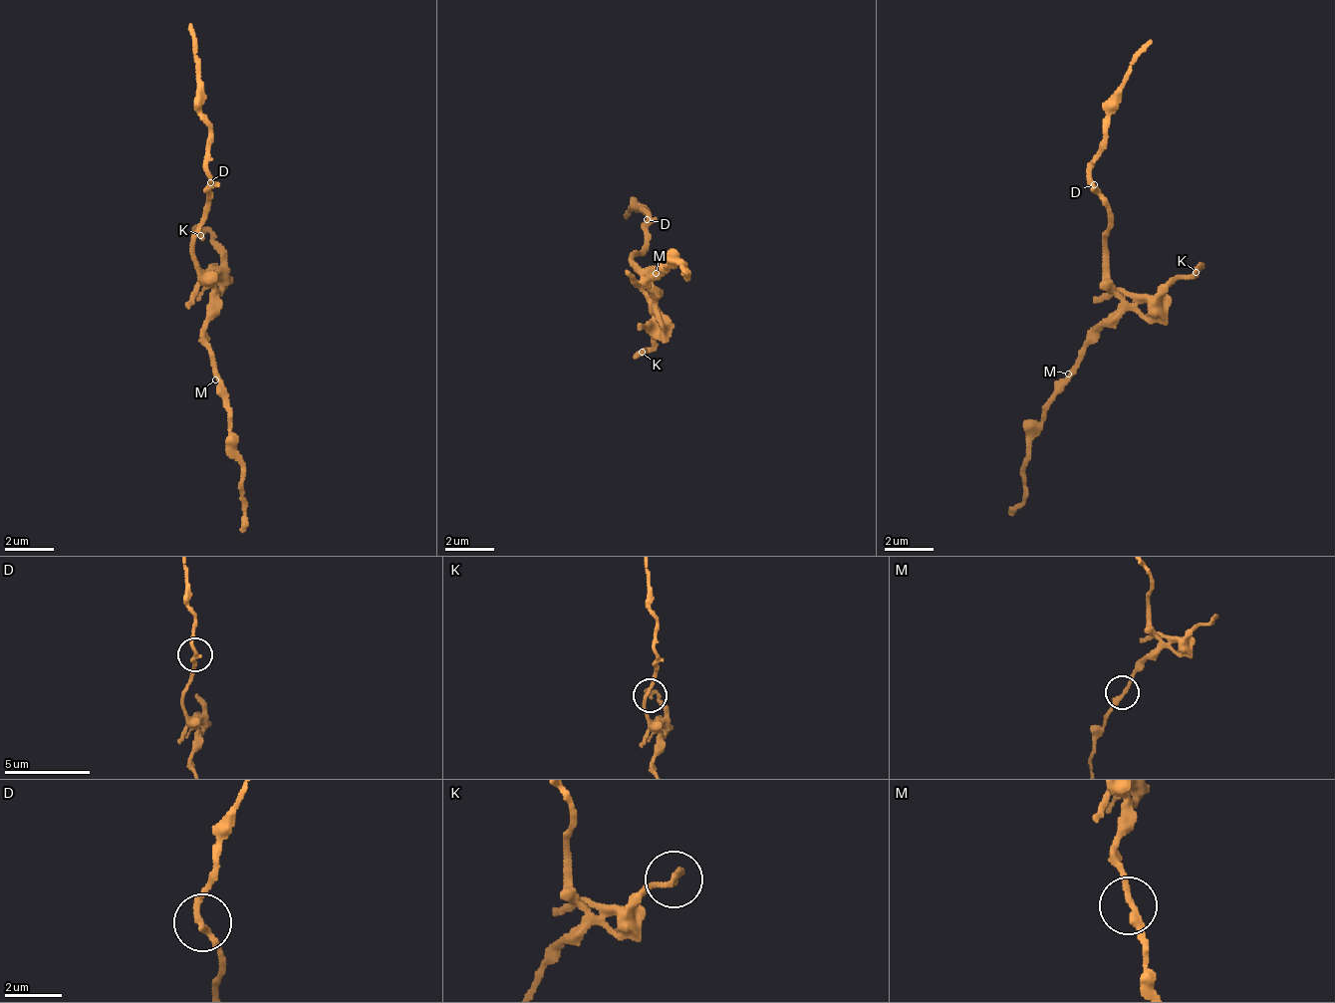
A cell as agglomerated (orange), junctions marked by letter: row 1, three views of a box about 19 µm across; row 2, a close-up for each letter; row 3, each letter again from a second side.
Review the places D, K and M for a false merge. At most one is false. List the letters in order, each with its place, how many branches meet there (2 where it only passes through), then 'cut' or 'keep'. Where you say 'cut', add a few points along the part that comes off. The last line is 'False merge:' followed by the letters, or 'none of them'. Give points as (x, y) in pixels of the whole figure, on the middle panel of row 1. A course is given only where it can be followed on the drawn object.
D: (647, 219) | 2 | keep
K: (642, 352) | 1 | keep
M: (656, 273) | 2 | keep
False merge: none of them

